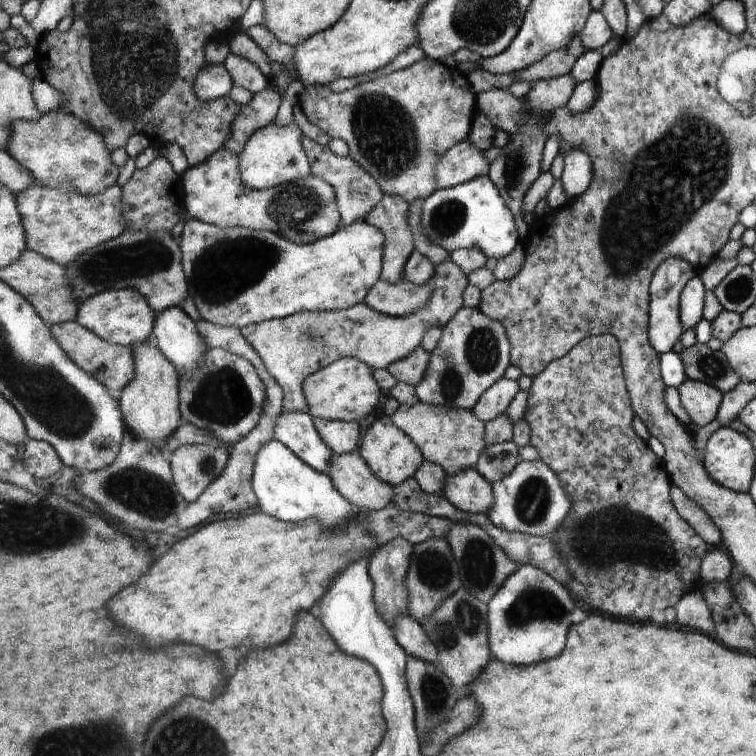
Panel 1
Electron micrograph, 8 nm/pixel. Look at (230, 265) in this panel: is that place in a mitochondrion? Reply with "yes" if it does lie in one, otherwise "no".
yes

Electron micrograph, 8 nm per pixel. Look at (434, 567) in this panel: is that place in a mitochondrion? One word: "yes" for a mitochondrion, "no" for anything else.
yes

